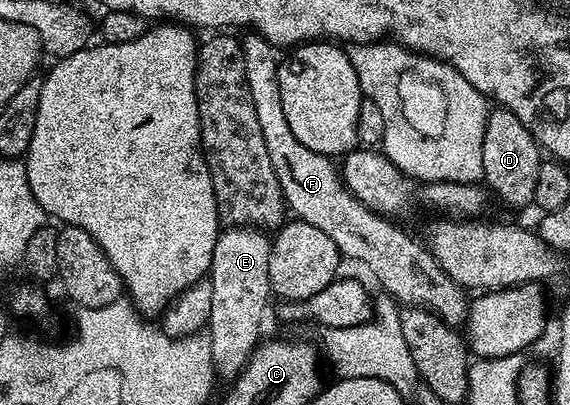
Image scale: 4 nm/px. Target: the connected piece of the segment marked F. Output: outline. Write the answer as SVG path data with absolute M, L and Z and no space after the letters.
M248 31L247 37L242 37L243 61L245 62L245 82L249 86L249 98L253 98L257 110L257 123L261 126L261 134L265 138L265 147L269 150L269 162L273 162L273 170L277 174L277 182L283 191L283 203L291 208L296 217L309 226L317 226L329 238L333 238L333 246L337 246L340 257L356 260L364 264L375 275L377 283L383 287L382 291L392 300L403 306L432 312L437 319L452 326L459 326L466 321L469 307L468 293L435 261L435 255L426 243L418 244L403 228L398 228L394 219L381 216L369 210L359 199L347 189L336 161L325 154L317 154L317 150L309 150L302 142L297 142L293 130L289 130L289 121L285 119L285 110L281 110L281 86L279 85L280 57L275 57L276 45L271 44L257 32Z

